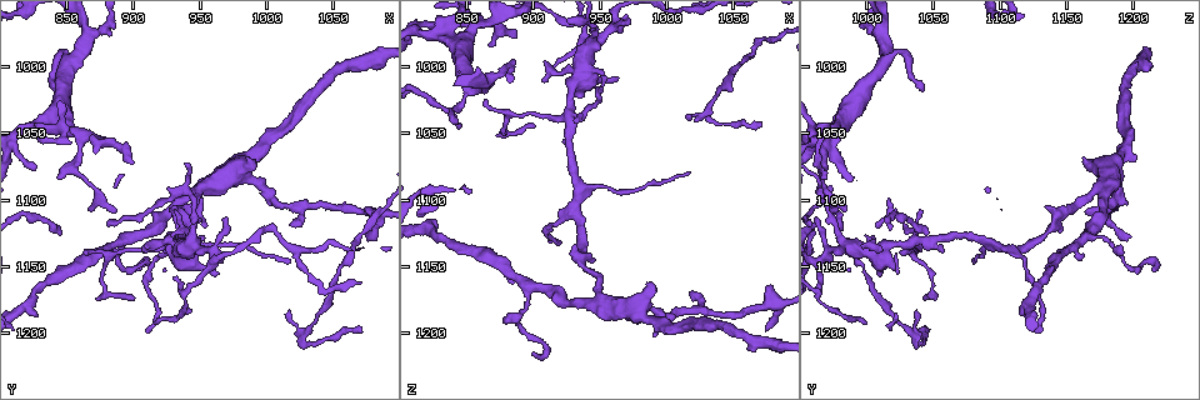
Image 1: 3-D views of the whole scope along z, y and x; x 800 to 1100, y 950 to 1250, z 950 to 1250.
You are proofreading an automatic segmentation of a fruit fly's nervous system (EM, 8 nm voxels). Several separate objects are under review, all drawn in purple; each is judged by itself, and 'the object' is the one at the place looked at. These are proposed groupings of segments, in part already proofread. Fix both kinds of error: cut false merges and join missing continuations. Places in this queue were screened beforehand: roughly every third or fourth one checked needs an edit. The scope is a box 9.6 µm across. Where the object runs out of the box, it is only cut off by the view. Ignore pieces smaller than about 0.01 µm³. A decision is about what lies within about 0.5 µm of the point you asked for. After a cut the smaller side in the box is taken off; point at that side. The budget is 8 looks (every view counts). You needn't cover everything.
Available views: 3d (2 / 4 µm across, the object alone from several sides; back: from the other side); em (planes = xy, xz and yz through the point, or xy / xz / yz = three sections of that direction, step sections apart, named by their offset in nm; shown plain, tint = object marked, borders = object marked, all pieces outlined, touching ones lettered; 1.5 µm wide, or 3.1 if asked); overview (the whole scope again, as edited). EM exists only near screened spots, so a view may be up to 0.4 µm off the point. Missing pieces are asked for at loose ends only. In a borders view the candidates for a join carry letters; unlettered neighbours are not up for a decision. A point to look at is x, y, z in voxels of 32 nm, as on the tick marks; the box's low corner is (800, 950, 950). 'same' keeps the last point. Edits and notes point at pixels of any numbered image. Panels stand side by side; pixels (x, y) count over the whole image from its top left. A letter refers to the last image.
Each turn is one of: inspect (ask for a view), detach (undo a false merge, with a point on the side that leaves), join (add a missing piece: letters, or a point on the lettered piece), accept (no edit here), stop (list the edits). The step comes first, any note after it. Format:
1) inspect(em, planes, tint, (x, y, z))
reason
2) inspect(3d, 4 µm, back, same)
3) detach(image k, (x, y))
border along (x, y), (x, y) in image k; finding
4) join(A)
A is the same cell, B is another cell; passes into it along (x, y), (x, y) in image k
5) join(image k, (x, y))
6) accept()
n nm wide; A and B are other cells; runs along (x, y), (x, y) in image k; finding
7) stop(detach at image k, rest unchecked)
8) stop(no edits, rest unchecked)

inspect(3d, 4 µm, (902, 1172, 1044))
an open end

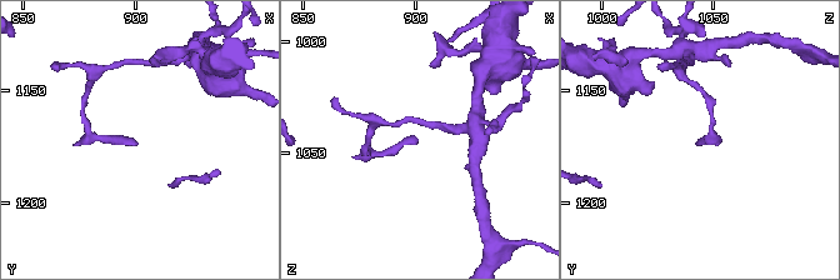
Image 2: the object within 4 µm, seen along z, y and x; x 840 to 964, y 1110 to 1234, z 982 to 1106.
inspect(em, yz, step 8, tint, (900, 1174, 1044))
shape alone is not enough

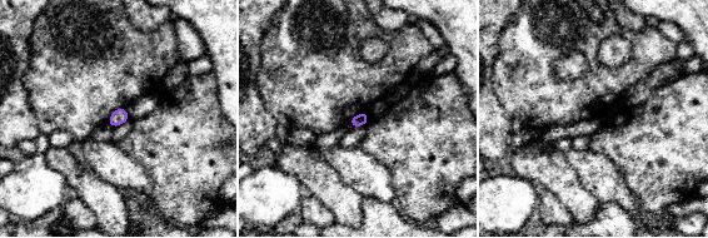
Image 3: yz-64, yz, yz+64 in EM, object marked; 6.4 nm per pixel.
inspect(em, yz, step 8, borders, same)

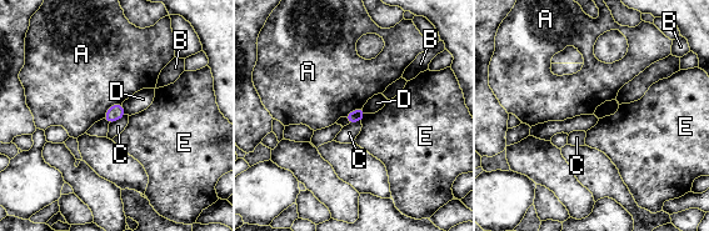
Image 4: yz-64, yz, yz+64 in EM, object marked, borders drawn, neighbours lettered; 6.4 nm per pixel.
accept()
A, B, C, D and E are other cells; border along (125, 114), (109, 124) in image 4; none of them fits

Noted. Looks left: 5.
inspect(3d, 4 µm, (864, 1138, 1026))
free end

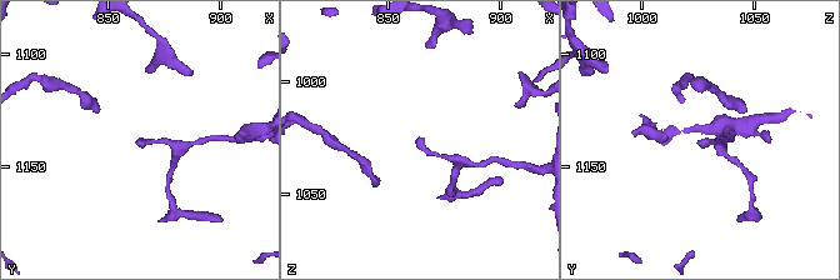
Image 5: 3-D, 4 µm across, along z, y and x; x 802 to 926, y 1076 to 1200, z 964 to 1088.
inspect(em, xy, step 8, borders, (863, 1137, 1026))
need the tissue

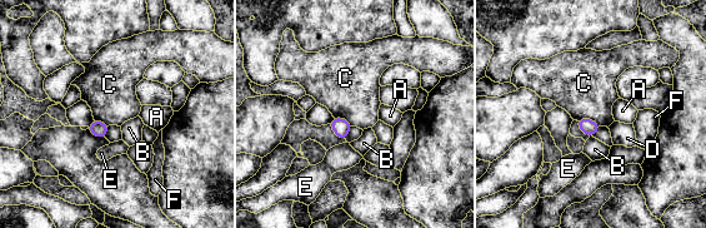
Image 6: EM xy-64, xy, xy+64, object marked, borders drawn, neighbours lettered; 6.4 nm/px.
inspect(em, planes, borders, same)
cut it another way

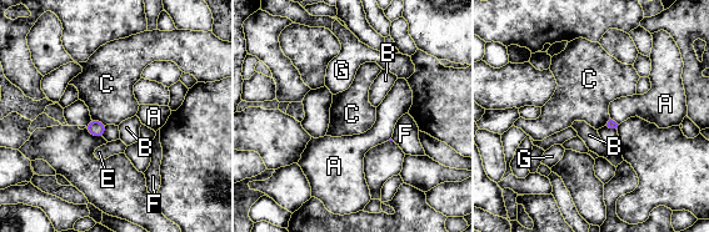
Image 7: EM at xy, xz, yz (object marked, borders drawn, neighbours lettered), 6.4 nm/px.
accept()
100 nm wide; A, B, C, E, F and G are other cells; border along (91, 119), (99, 120), (105, 125) in image 7; none of them fits

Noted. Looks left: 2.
inspect(em, yz, step 8, tint, (1024, 1104, 1182))
sharp bend

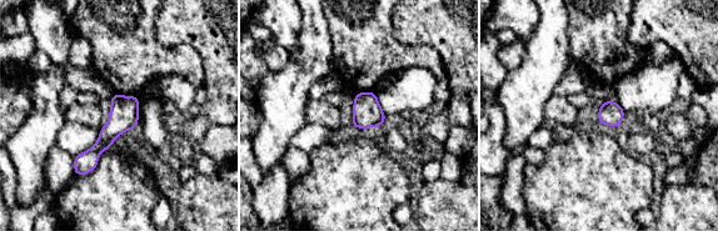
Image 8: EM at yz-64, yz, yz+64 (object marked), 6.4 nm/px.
inspect(em, planes, borders, same)

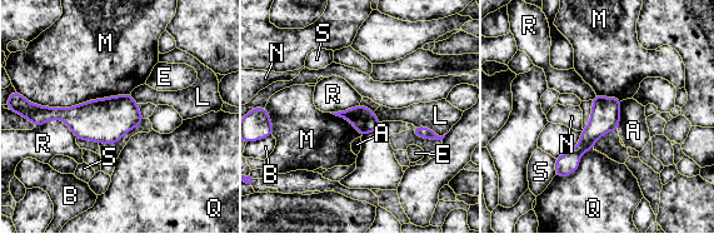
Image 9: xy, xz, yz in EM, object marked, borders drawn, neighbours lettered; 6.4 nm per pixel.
accept()
M touches over 700 nm; A, B, E, L, M, N, Q, R and S are other cells; runs along (615, 101), (559, 173) in image 9; one cell here

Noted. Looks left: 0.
stop(no edits, rest unchecked)

